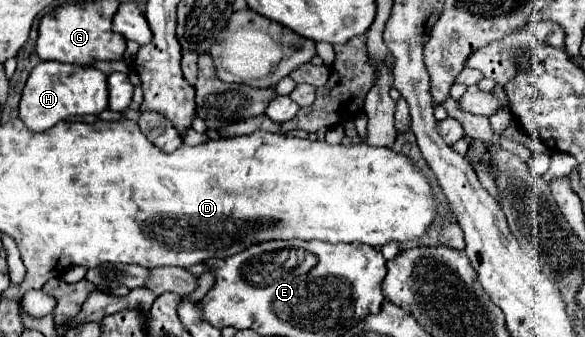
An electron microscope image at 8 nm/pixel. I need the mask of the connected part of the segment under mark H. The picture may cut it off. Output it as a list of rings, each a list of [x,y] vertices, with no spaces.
[[[41,61],[25,83],[19,103],[19,117],[31,131],[47,131],[71,115],[99,115],[107,107],[111,111],[123,111],[129,107],[131,97],[133,85],[125,73],[111,73],[107,91],[107,75],[95,67],[81,69],[77,65]]]

